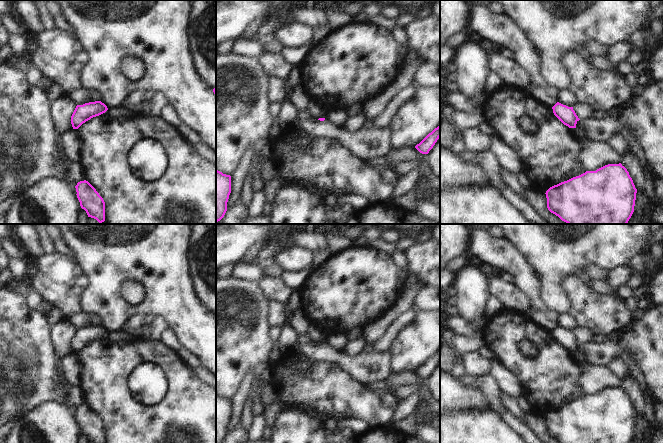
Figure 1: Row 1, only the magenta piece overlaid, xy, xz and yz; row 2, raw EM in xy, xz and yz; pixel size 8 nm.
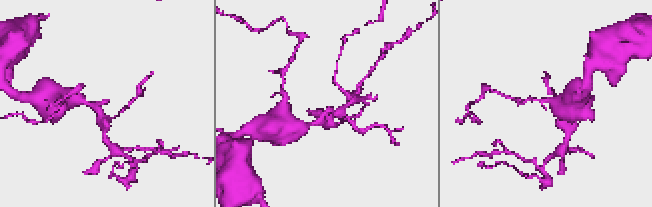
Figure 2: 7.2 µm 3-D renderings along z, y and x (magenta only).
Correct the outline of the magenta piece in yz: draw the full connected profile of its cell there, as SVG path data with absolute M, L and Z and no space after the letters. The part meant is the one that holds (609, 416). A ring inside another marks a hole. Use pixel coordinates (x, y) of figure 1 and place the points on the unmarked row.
M608 388L596 395L573 401L546 415L547 432L560 443L630 443L637 413L627 393L621 388Z

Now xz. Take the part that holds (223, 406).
M216 394L216 443L224 441L230 417L231 400Z

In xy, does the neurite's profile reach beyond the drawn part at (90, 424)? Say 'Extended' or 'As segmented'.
As segmented.

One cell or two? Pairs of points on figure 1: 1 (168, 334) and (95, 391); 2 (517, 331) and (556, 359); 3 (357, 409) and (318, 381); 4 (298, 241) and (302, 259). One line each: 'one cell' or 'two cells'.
1: two cells
2: one cell
3: one cell
4: two cells

